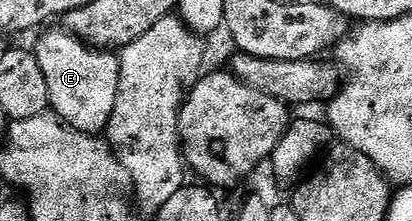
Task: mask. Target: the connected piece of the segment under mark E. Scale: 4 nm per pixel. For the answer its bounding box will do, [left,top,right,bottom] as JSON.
[33,29,120,135]

